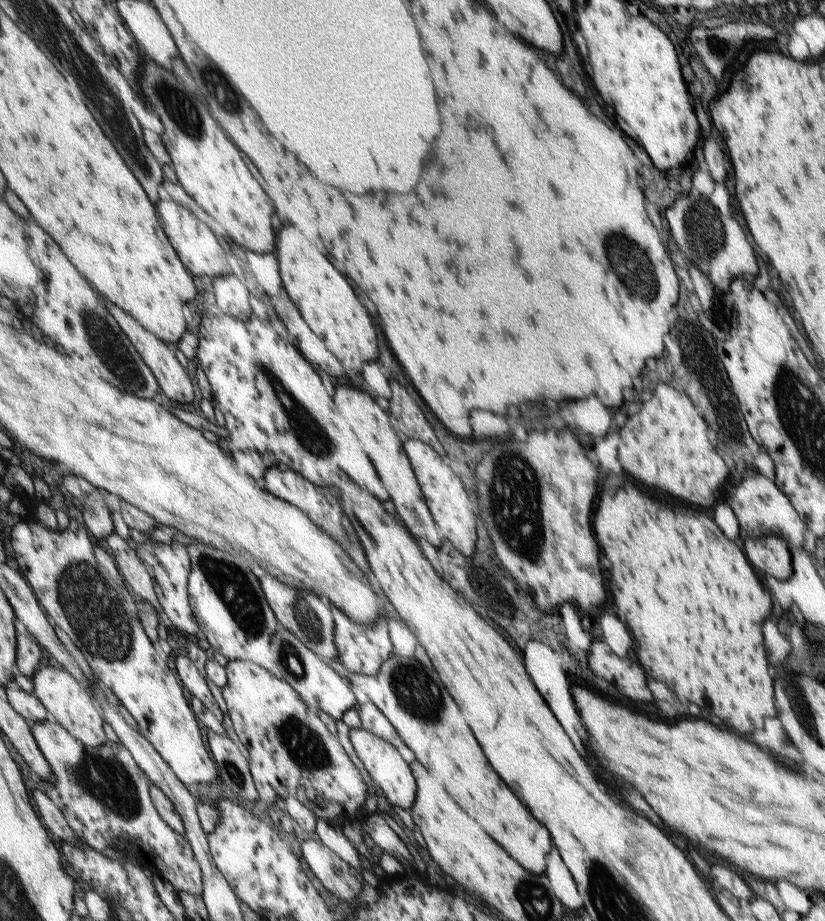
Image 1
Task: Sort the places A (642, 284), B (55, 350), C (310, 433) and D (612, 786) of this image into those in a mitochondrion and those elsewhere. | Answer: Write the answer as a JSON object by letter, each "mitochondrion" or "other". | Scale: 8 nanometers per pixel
{"A":"mitochondrion","B":"other","C":"mitochondrion","D":"other"}

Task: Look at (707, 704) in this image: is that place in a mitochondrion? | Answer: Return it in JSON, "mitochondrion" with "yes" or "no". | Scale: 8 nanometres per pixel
{"mitochondrion":"no"}

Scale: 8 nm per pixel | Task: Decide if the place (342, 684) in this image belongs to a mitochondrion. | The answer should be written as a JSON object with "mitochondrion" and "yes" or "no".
{"mitochondrion":"no"}

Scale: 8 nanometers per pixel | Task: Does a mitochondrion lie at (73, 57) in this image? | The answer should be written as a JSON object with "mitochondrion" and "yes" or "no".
{"mitochondrion":"yes"}

